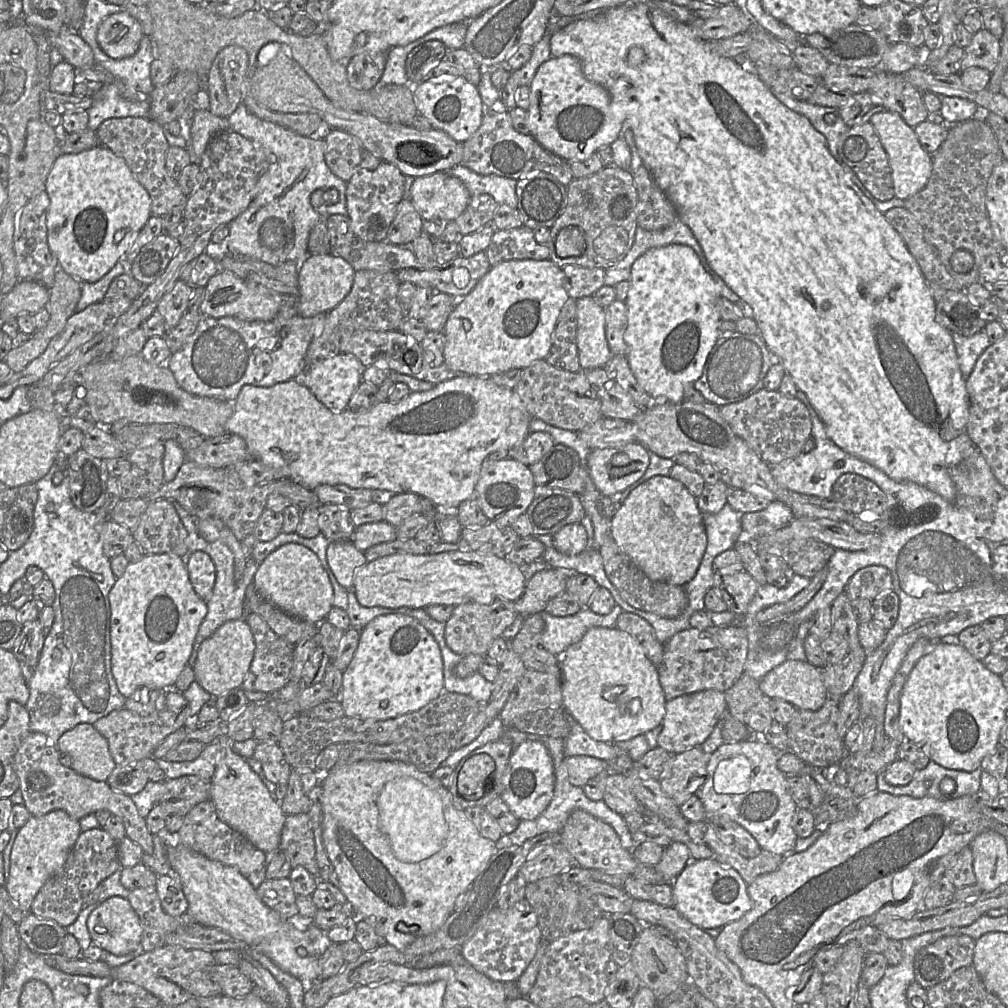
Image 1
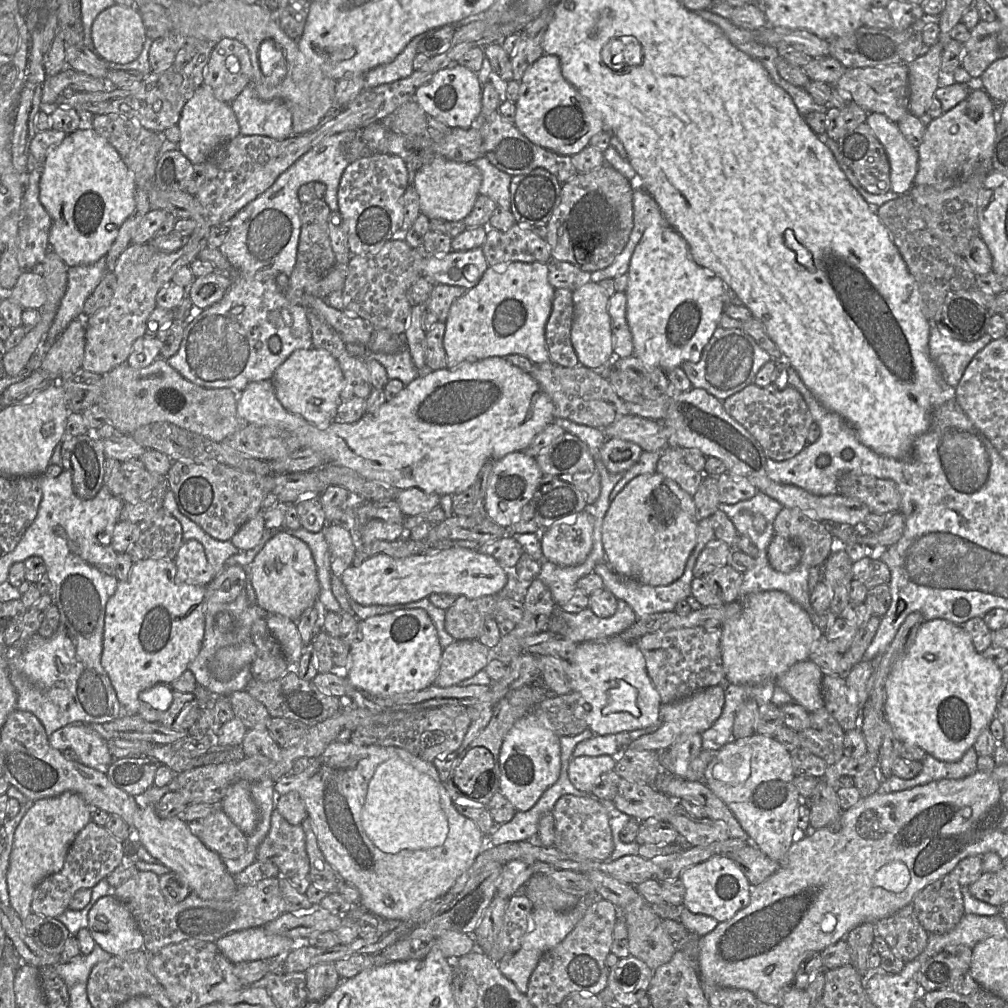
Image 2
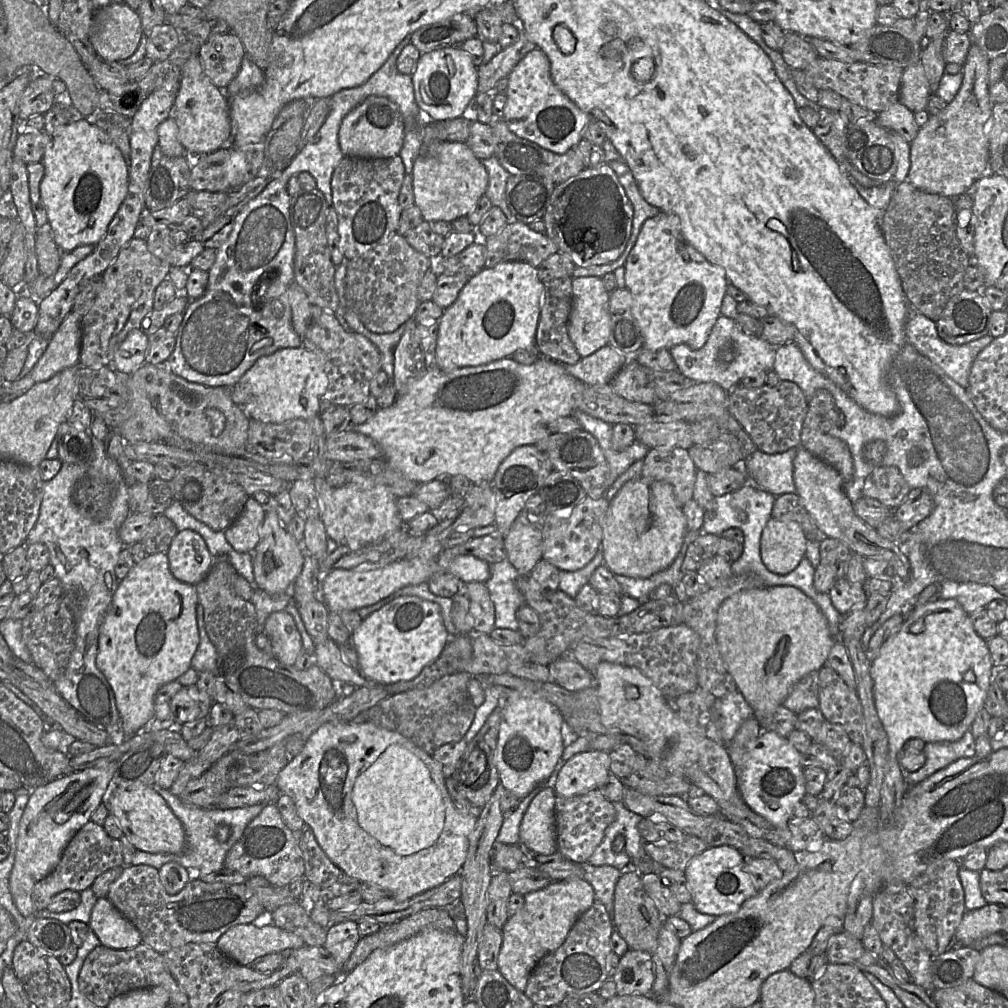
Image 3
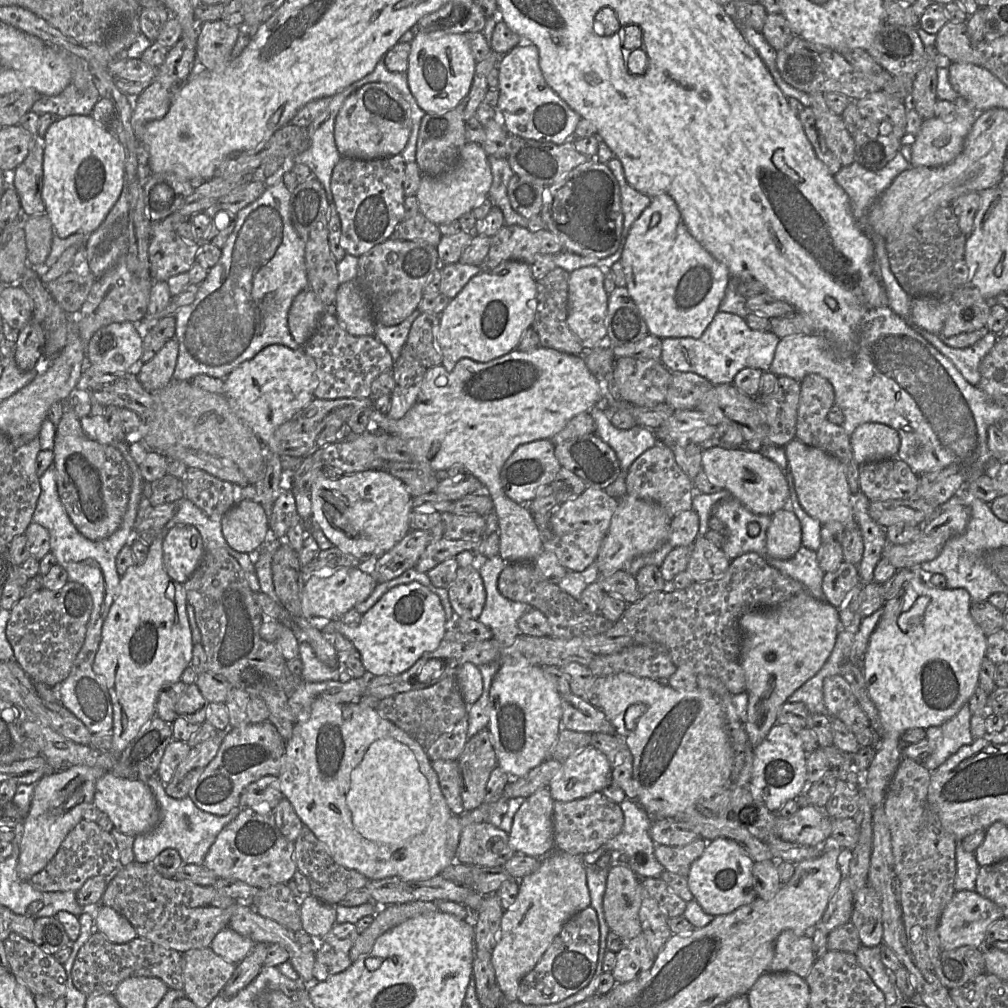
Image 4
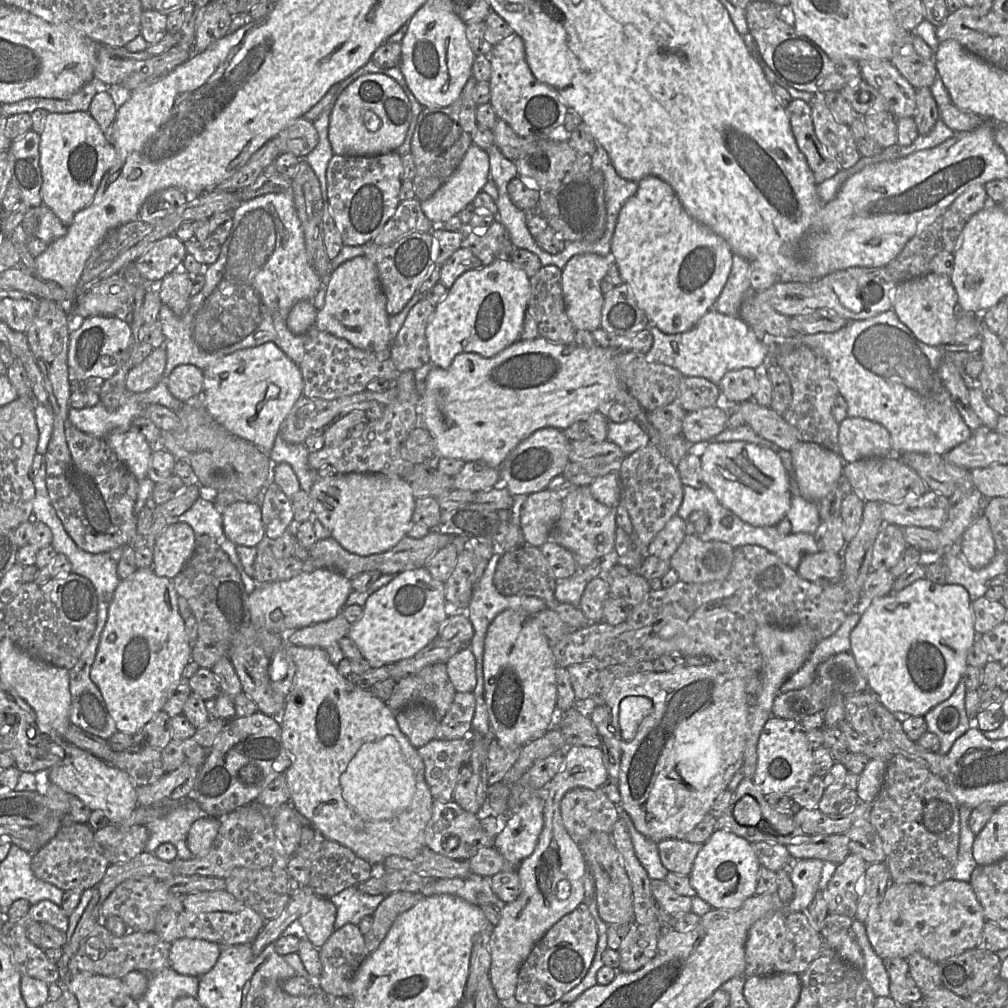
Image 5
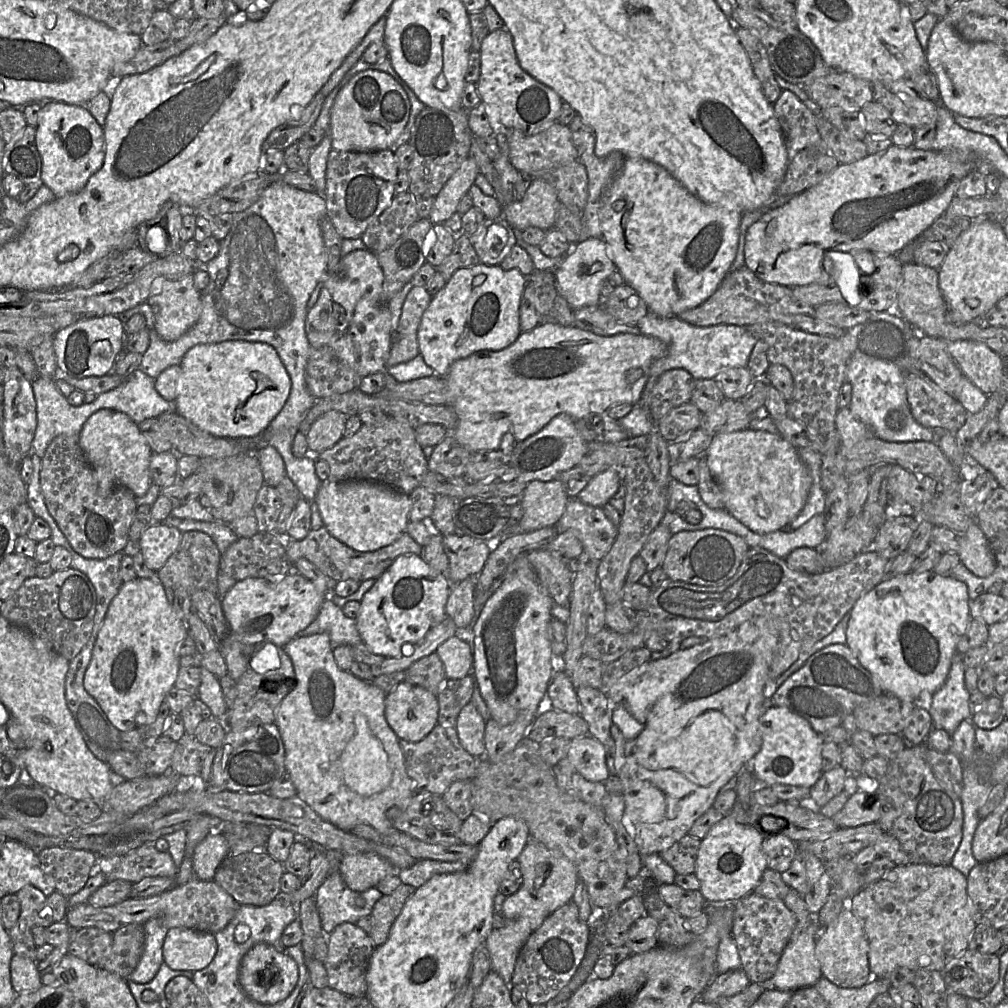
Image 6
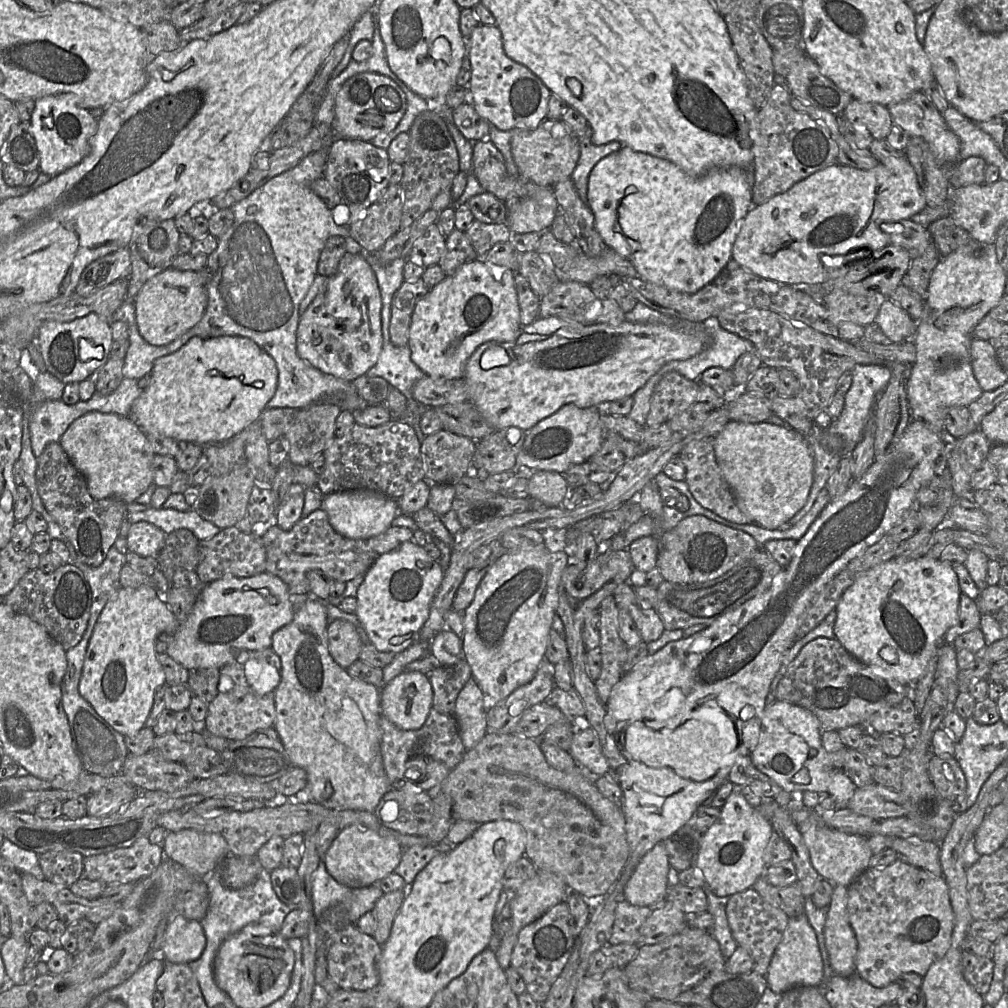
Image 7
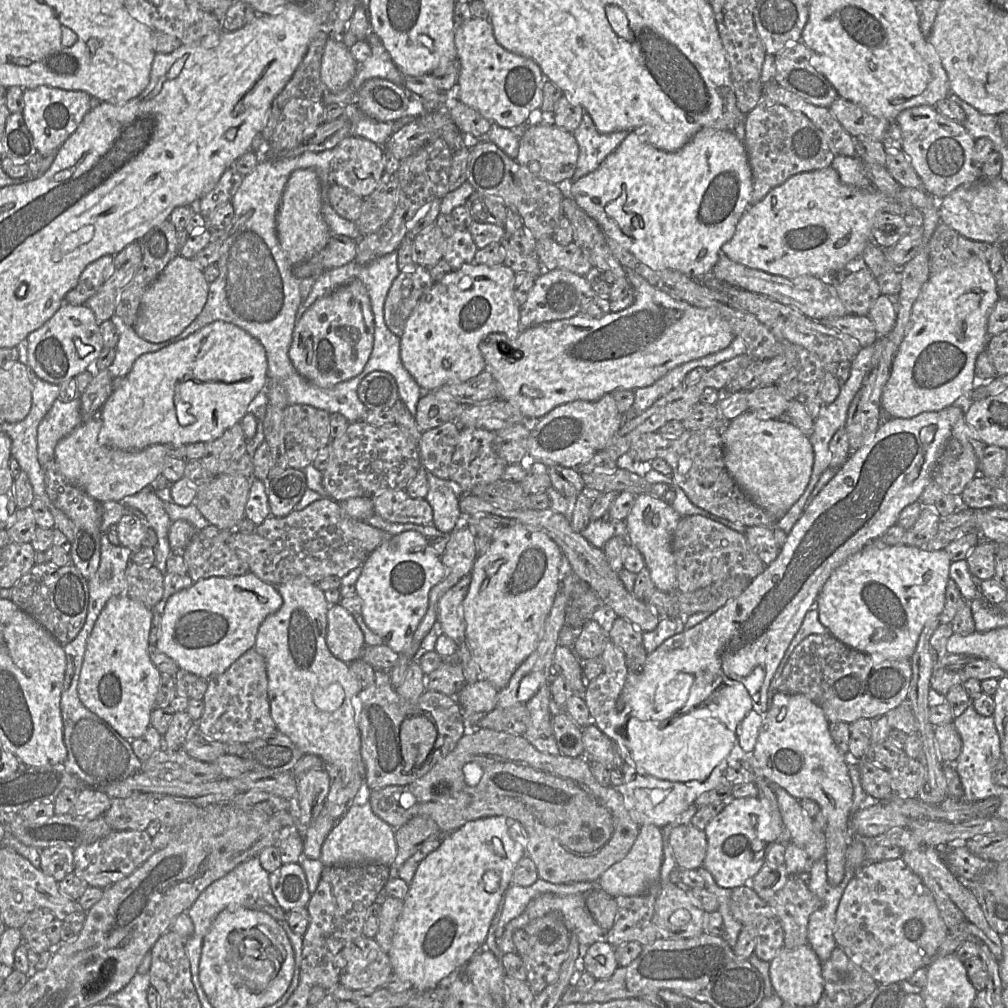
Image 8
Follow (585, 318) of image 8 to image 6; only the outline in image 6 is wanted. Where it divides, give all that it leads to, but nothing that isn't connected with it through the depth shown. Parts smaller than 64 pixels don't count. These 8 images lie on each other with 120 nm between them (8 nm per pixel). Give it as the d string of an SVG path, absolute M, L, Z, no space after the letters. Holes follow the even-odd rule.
M540 323L530 331L521 331L516 341L502 350L481 350L469 355L466 358L458 359L452 363L448 373L444 377L446 378L449 386L449 405L453 406L458 415L458 424L456 428L448 434L452 435L460 445L471 453L483 450L499 450L502 438L506 433L510 433L517 443L522 442L528 437L539 432L558 414L568 414L576 421L589 414L608 411L609 408L617 404L628 403L634 405L641 398L643 389L649 377L652 362L665 356L667 350L667 346L664 342L658 338L648 335L621 333L612 336L599 336L592 332L579 329L575 326Z

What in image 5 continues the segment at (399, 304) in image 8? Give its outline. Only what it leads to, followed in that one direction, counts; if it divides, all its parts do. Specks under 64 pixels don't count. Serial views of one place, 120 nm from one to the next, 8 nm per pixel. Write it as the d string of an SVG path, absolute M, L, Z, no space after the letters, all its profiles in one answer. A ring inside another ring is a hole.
M423 297L408 313L390 348L389 358L400 372L430 362L425 331L434 311L435 306Z

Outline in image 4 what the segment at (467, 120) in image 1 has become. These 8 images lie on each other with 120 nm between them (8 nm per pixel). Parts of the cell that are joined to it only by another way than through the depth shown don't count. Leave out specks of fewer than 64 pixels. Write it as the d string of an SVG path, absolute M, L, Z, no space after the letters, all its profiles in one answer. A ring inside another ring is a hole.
M417 31L411 41L406 72L411 93L426 113L446 113L454 109L469 93L476 64L464 34Z

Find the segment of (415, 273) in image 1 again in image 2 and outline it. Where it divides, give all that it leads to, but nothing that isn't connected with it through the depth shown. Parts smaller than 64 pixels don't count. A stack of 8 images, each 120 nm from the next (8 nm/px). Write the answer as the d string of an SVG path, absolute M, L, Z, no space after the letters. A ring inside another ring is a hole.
M481 248L452 251L441 256L425 256L421 276L434 285L460 286L468 290L478 284L488 267Z

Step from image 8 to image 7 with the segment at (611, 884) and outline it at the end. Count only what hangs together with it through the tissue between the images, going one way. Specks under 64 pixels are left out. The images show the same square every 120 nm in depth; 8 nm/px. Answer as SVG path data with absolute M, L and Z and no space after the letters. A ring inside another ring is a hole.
M664 842L657 843L639 862L624 890L624 900L637 906L659 906L666 900L670 864Z

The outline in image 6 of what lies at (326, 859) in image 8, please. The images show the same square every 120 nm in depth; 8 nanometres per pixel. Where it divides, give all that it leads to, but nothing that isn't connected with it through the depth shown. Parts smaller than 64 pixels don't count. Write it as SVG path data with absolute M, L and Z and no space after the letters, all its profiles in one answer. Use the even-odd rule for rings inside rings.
M376 853L345 854L339 867L345 884L353 891L363 892L375 887L385 877L398 870L387 859Z

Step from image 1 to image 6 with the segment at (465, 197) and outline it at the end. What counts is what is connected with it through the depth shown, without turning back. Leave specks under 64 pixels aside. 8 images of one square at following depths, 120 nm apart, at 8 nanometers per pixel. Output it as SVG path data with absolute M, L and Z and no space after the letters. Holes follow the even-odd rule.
M469 156L437 195L428 217L433 225L443 224L457 212L460 200L474 185L479 173L476 161Z

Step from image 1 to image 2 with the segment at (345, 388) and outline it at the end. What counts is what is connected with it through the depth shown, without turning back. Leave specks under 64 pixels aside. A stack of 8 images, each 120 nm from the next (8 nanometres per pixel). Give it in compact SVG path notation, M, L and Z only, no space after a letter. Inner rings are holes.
M315 348L294 351L277 368L272 382L277 399L288 412L301 416L319 429L325 429L333 422L342 402L340 393L344 387L344 376L338 361L328 351Z

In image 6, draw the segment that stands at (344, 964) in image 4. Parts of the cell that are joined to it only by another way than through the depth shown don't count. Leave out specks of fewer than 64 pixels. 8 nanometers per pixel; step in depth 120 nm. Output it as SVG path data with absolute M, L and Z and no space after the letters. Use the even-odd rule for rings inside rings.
M345 922L338 925L329 935L328 952L323 962L328 975L328 987L348 997L365 996L366 973L375 948L372 938L356 924Z

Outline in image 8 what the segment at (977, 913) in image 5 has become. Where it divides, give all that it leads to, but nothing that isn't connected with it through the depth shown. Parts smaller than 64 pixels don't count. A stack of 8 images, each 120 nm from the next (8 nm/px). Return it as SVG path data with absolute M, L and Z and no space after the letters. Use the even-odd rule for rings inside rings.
M866 850L864 866L857 869L856 874L852 877L848 885L846 886L841 900L838 905L836 913L836 923L834 926L834 938L837 946L842 948L847 956L863 970L865 970L877 983L879 984L891 984L896 982L907 981L916 970L919 968L928 967L934 962L934 959L938 956L938 949L948 934L948 929L940 916L939 910L935 903L932 893L923 883L921 878L916 875L905 863L902 858L880 861L867 861Z

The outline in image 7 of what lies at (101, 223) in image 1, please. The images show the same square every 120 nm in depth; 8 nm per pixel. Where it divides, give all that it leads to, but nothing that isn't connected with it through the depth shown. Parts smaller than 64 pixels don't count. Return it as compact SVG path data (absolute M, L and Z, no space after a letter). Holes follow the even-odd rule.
M71 94L35 100L30 125L39 153L40 172L52 178L79 164L90 153L90 140L97 131L97 120L89 109L79 106L79 99Z

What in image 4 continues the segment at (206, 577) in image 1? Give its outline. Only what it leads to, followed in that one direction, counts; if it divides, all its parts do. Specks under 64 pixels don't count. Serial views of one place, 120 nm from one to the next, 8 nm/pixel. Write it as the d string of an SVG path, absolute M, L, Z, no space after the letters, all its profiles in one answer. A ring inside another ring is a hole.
M176 525L163 539L163 565L168 575L183 584L195 572L205 548L200 532L193 525Z

